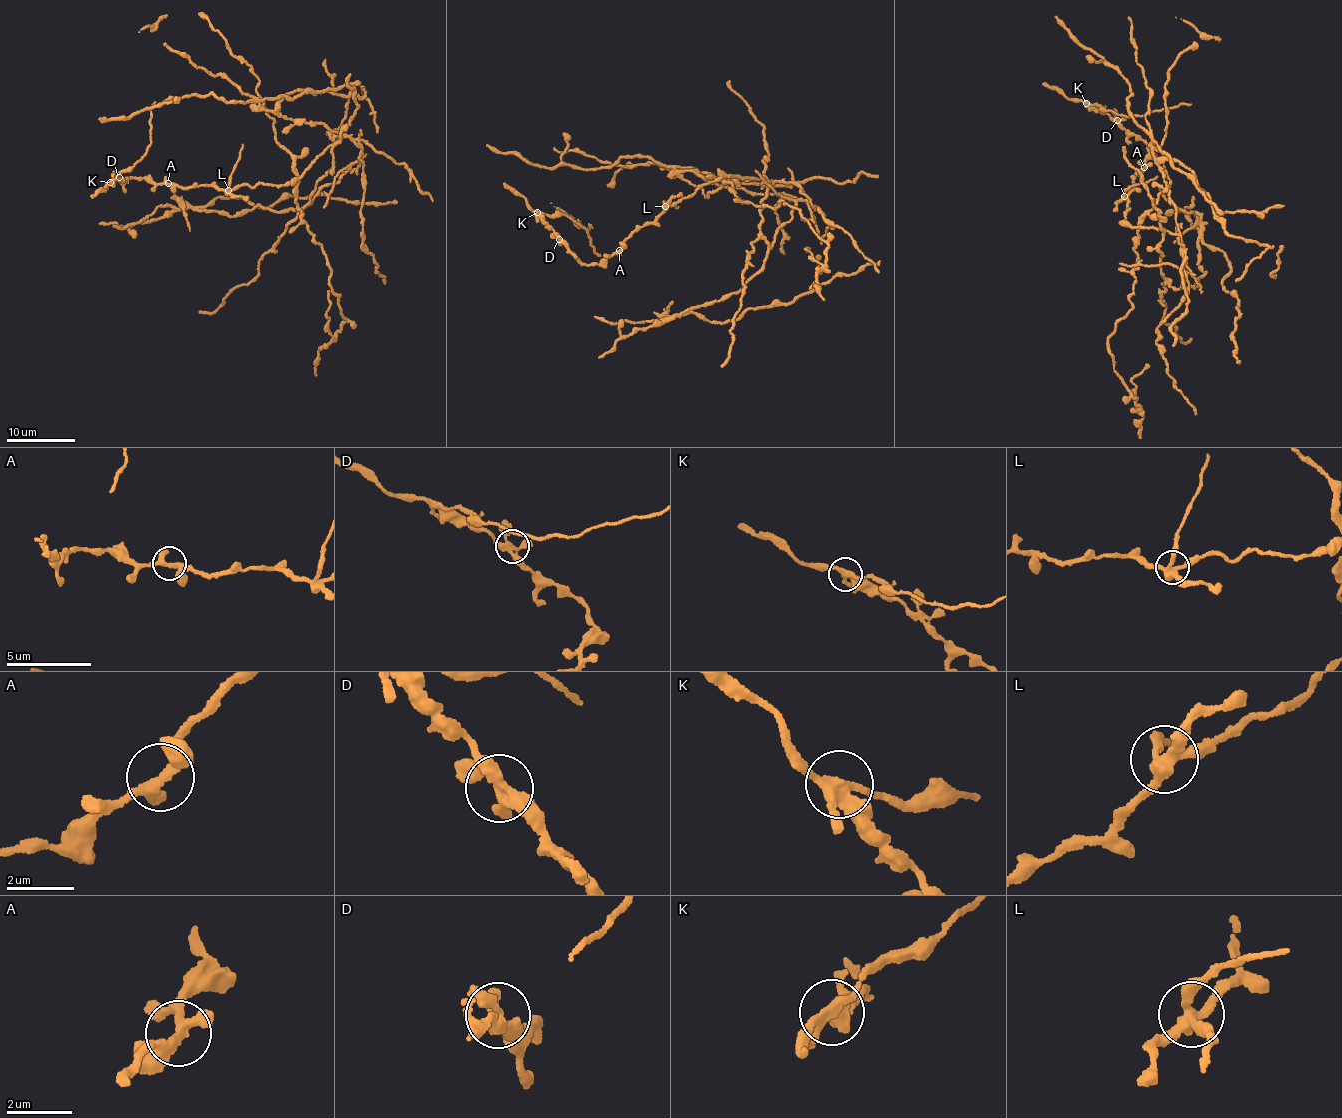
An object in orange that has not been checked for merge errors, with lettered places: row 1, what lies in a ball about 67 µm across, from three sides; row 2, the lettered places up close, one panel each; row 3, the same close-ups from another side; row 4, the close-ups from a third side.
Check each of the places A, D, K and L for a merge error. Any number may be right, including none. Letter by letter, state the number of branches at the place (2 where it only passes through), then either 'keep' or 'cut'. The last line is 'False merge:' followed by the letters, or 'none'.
A: 4 | keep
D: 4 | keep
K: 4 | cut
L: 4 | cut
False merge: K, L

